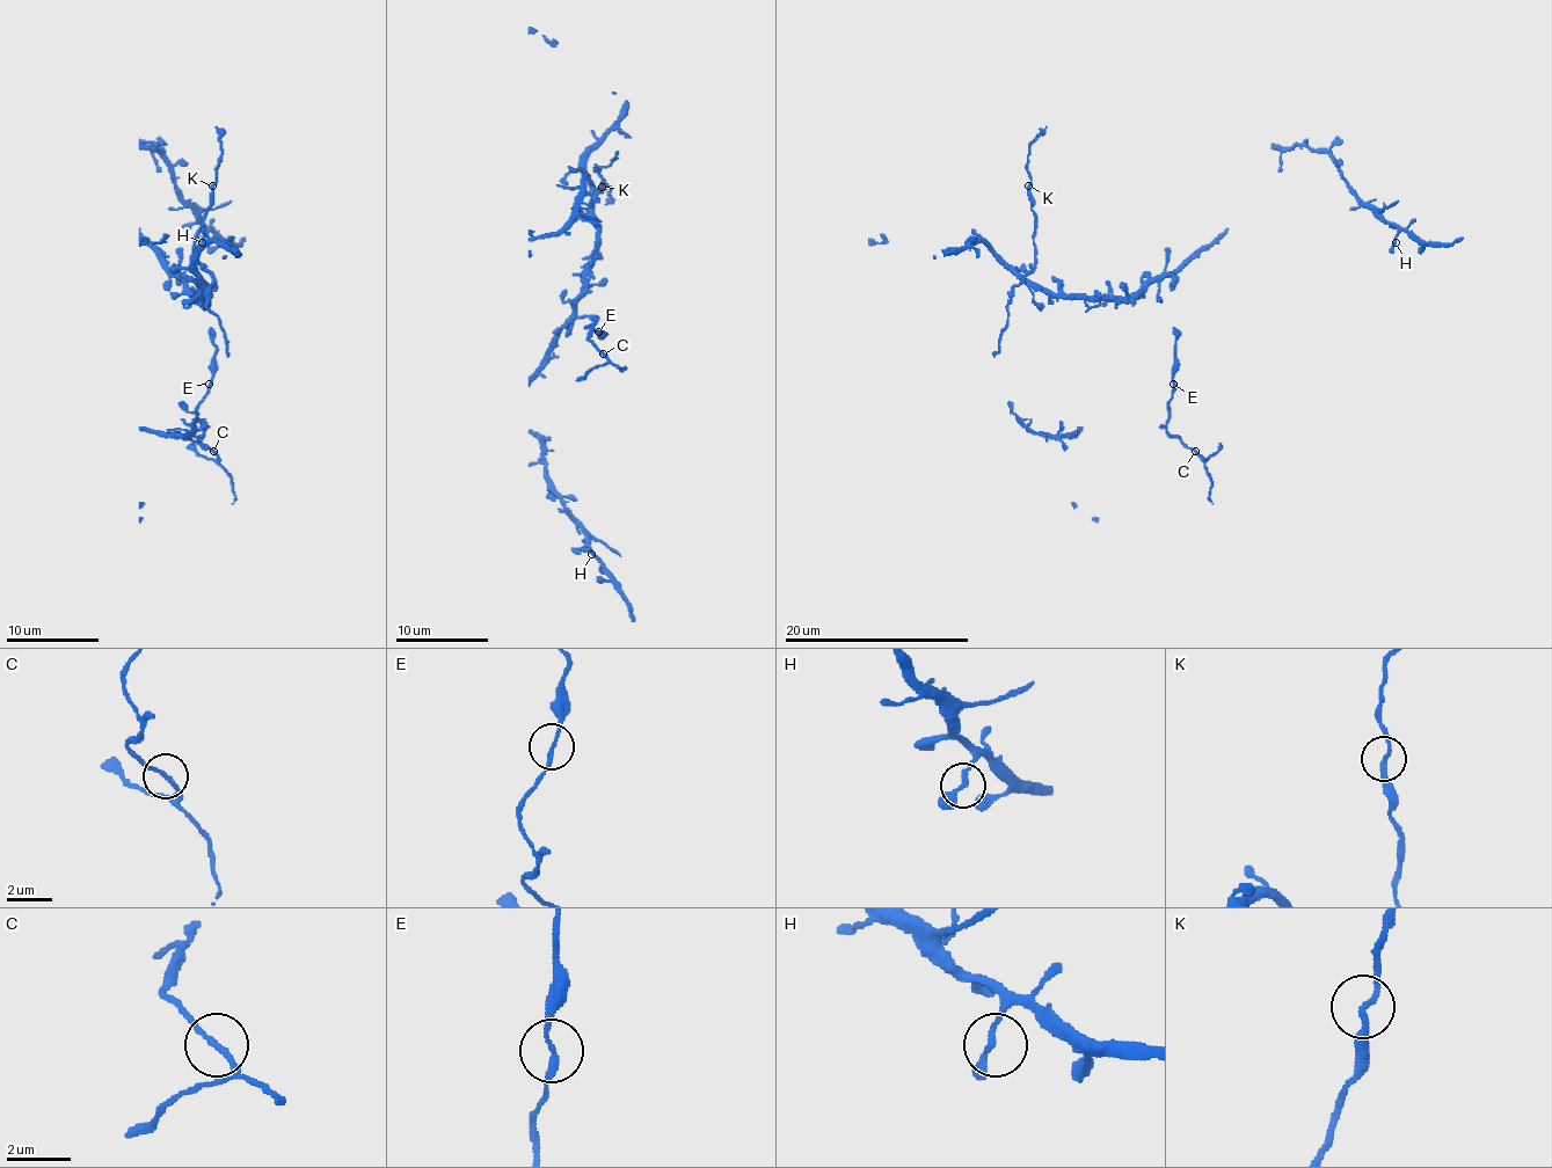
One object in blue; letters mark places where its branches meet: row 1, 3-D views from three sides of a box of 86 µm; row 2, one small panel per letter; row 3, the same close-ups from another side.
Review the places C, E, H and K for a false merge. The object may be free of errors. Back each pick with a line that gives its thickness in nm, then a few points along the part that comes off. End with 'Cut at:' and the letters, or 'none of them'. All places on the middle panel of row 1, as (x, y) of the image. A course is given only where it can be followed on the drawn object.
Cut at: none of them

